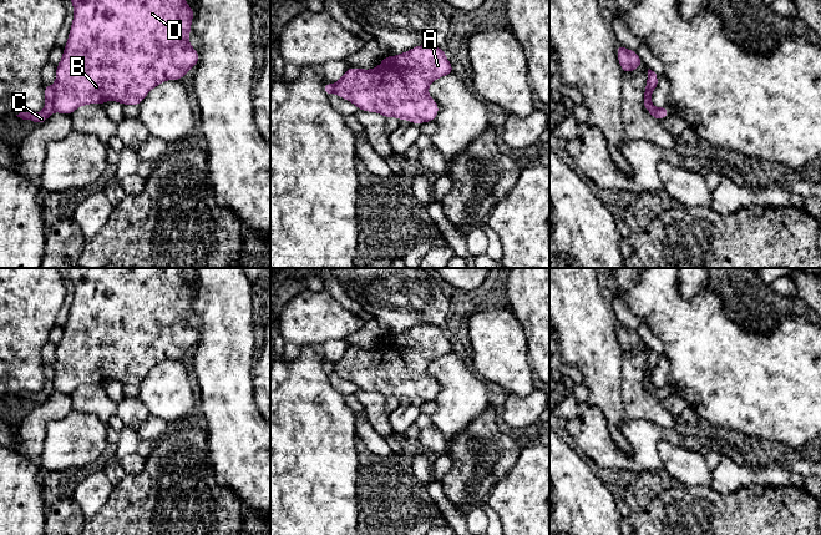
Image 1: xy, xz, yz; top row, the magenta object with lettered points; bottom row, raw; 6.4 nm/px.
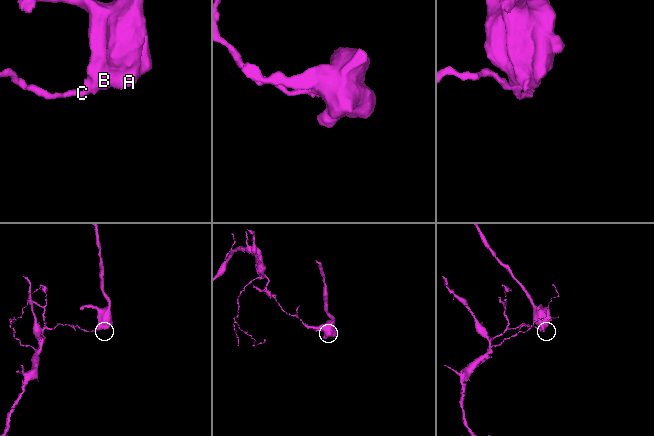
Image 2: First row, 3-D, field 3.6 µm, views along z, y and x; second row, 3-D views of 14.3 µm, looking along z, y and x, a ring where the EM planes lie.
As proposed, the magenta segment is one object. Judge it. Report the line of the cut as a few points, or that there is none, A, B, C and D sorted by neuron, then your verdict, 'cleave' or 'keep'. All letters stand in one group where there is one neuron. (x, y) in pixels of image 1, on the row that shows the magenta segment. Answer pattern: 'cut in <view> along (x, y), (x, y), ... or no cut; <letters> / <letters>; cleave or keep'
cut in xy along (52, 87), (54, 110); A B D / C; cleave

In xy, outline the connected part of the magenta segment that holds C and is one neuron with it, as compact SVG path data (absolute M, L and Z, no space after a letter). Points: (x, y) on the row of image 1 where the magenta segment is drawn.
M45 85L44 91L45 91L46 100L45 100L45 107L41 112L37 112L37 113L20 112L16 116L22 120L34 121L36 125L45 122L54 112L55 90L50 85Z

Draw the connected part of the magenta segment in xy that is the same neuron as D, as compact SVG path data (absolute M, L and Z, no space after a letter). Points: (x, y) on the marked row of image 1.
M71 0L74 21L64 55L56 66L54 111L70 116L82 105L113 100L138 106L147 94L167 80L182 80L199 60L189 45L194 11L186 0Z

